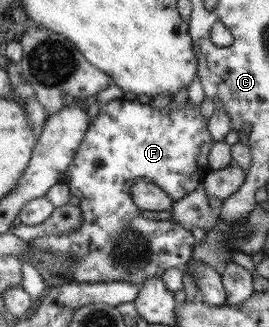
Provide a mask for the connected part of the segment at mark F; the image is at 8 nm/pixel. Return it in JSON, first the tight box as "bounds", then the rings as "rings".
{"bounds":[29,97,214,284],"rings":[[[122,97],[99,106],[98,115],[89,124],[71,165],[66,169],[69,175],[68,193],[80,200],[81,226],[56,235],[39,235],[29,242],[40,261],[60,254],[70,254],[73,257],[73,267],[67,267],[63,271],[48,269],[52,276],[68,275],[76,283],[121,281],[135,284],[136,281],[143,283],[151,277],[160,278],[160,274],[170,267],[183,268],[191,259],[195,242],[190,231],[178,229],[178,224],[174,227],[162,225],[160,221],[140,221],[138,207],[131,200],[130,187],[136,178],[142,178],[159,187],[175,202],[201,185],[203,177],[209,171],[207,157],[214,143],[207,121],[202,118],[198,109],[199,105],[192,105],[190,100],[174,109],[168,109],[168,106],[154,109],[149,103],[142,104],[136,99],[124,101]]]}

